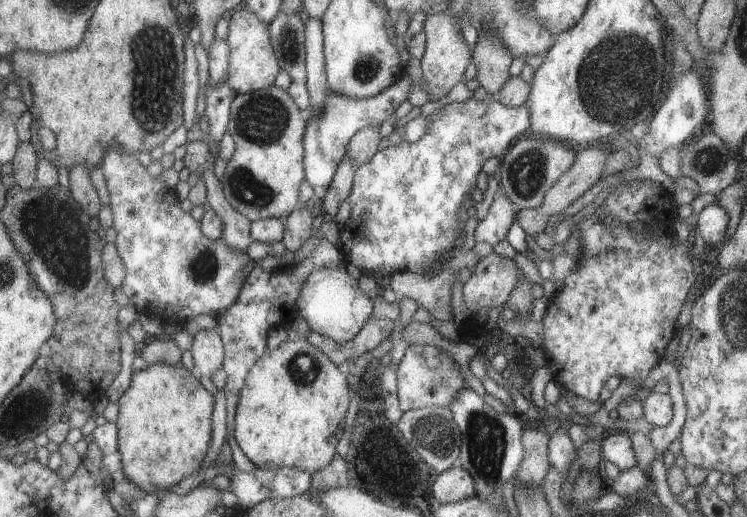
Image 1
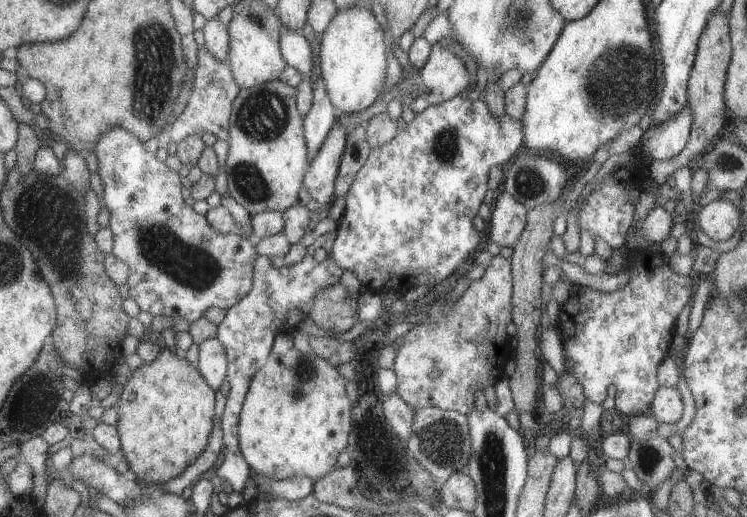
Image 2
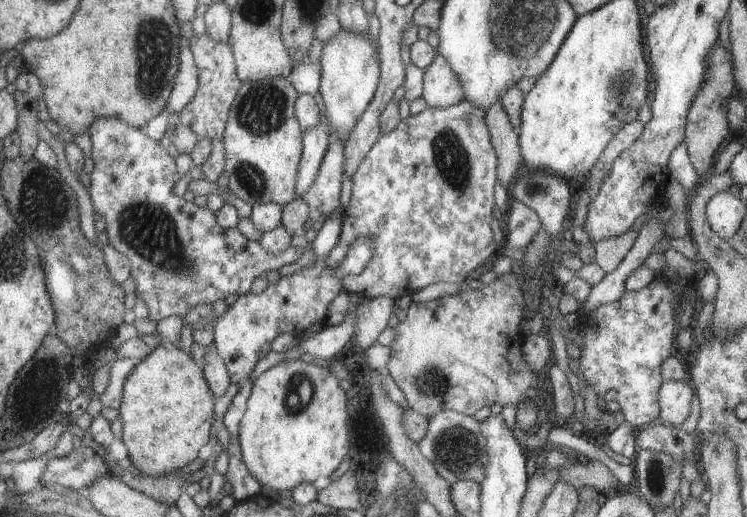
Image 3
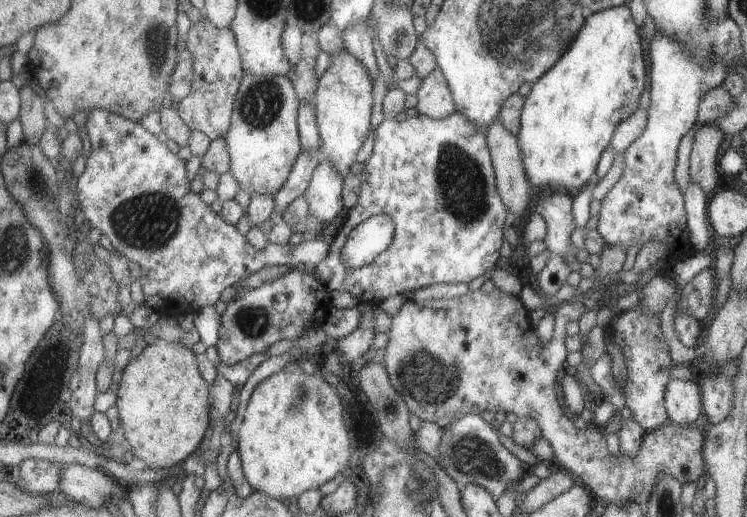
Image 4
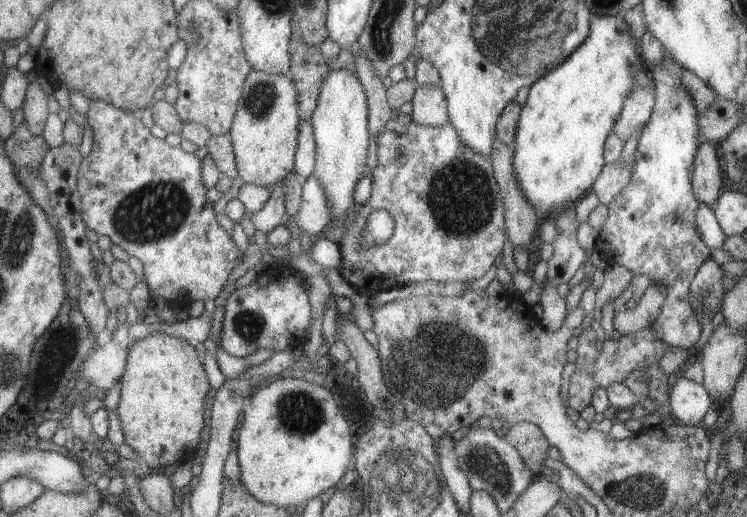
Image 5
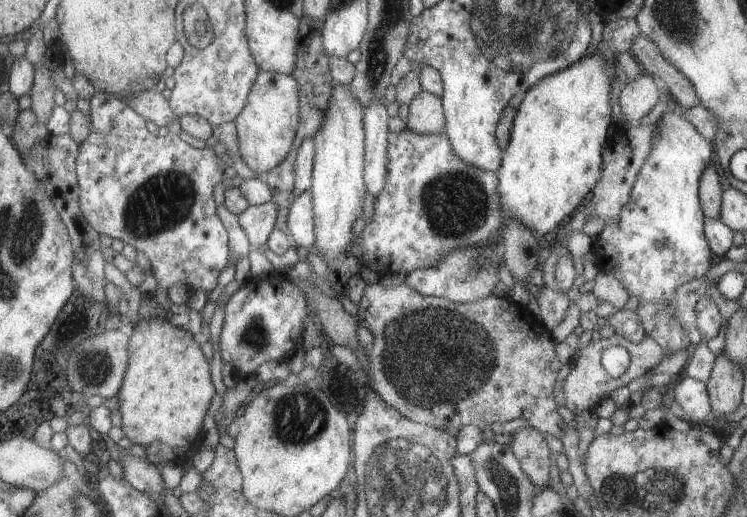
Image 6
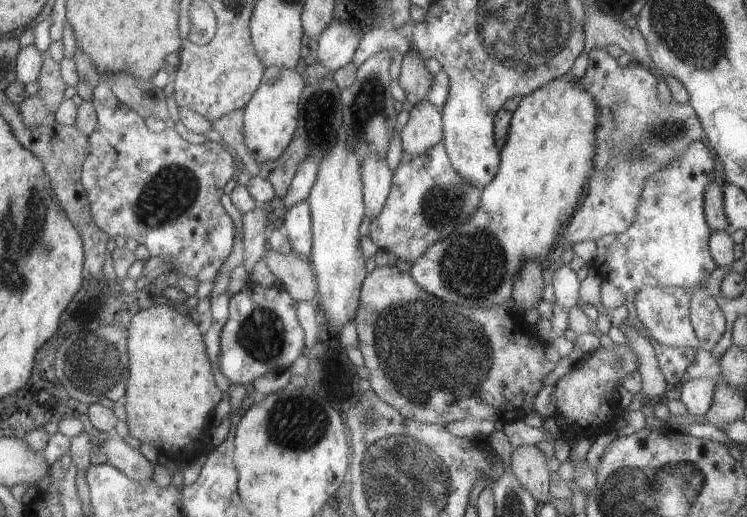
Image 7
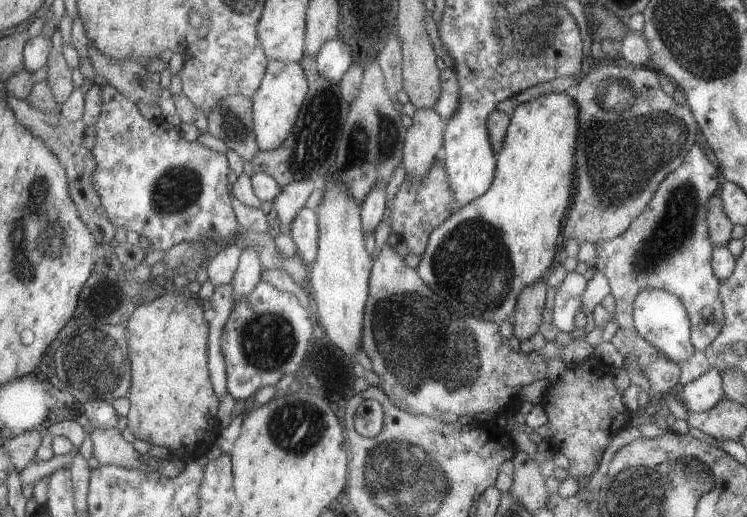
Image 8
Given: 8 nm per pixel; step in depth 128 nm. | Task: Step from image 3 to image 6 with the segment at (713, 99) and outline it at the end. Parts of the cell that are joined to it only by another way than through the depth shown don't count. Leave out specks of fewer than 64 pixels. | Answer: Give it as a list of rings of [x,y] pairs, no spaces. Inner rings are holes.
[[[709,160],[709,164],[699,175],[698,182],[698,199],[705,217],[719,218],[721,197],[722,192],[717,170],[713,167],[712,161]]]

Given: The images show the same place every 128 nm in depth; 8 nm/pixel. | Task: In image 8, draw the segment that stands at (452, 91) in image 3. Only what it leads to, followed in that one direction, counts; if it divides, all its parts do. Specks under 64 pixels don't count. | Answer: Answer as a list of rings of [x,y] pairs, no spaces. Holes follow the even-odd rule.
[[[433,108],[416,109],[412,124],[406,128],[402,148],[405,176],[421,178],[441,153],[443,120]]]

